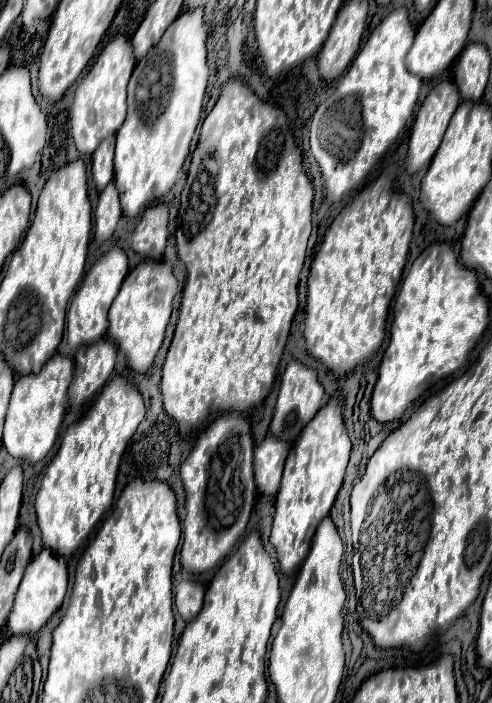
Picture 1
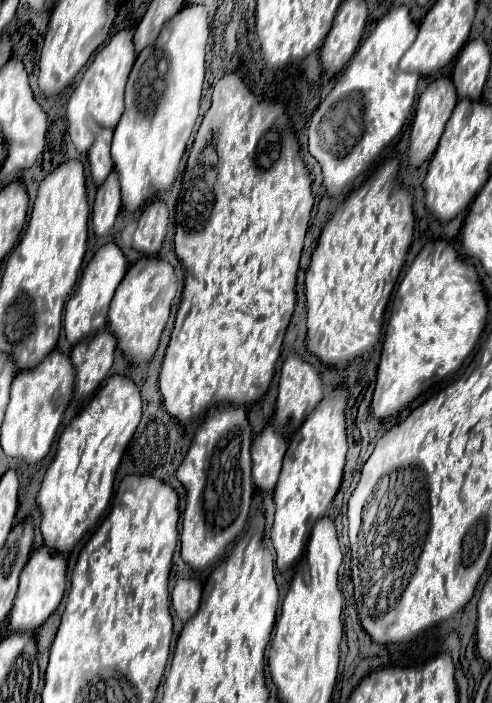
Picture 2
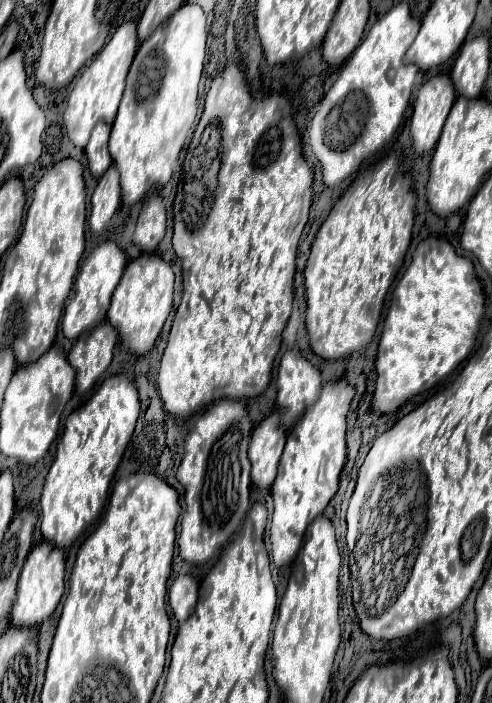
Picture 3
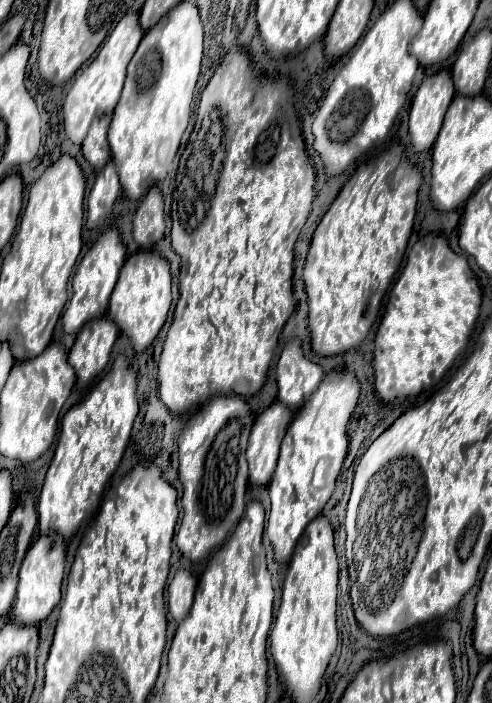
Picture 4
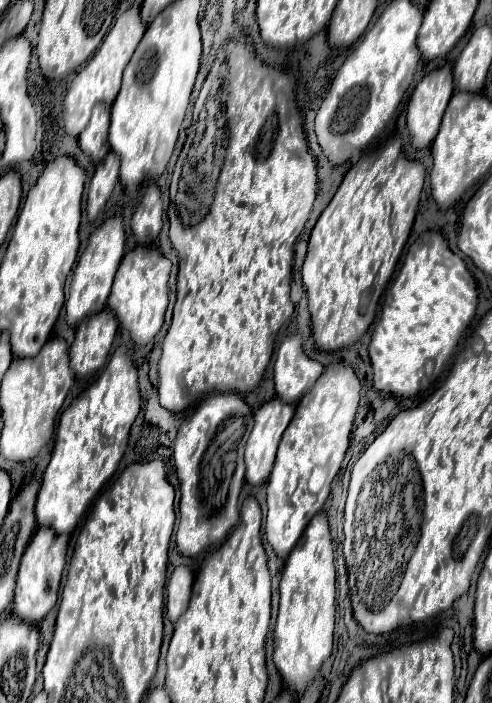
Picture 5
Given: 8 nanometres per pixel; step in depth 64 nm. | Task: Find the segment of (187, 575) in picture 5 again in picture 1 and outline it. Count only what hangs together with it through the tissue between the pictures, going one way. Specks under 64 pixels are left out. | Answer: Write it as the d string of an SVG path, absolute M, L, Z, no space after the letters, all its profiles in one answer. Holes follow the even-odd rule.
M184 580L176 586L174 594L174 604L178 614L190 622L202 608L202 598L204 598L204 586L196 580Z

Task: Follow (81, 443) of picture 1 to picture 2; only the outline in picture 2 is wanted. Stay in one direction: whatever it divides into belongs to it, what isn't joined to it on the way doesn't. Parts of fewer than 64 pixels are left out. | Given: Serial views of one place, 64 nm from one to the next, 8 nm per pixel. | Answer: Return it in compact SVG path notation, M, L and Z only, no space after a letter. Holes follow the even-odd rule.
M110 376L90 404L64 428L56 458L44 474L36 498L42 510L40 530L48 548L68 554L74 544L98 524L110 504L116 468L132 440L140 416L142 400L136 384L126 376Z

